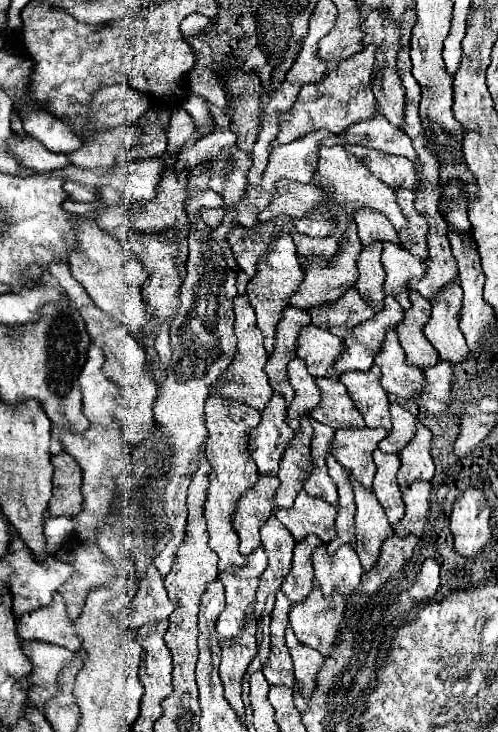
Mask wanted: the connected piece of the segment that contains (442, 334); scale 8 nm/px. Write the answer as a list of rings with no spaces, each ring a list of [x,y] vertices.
[[[455,280],[447,292],[440,292],[431,300],[431,320],[423,328],[427,340],[439,352],[439,358],[449,364],[467,360],[467,345],[459,328],[462,298],[463,291]]]

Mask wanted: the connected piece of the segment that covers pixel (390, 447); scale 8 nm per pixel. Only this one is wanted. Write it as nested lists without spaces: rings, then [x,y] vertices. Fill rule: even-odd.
[[[391,402],[391,422],[393,430],[389,432],[387,438],[379,442],[379,450],[387,454],[399,454],[415,438],[417,418],[411,412],[407,412],[401,404]]]

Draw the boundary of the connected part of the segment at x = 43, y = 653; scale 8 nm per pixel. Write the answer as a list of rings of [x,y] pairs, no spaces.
[[[25,640],[23,650],[31,656],[31,702],[37,706],[47,704],[59,694],[59,674],[75,658],[75,652],[37,640]]]

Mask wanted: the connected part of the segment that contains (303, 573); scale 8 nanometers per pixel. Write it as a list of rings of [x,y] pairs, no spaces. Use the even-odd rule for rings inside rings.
[[[307,536],[303,542],[295,544],[293,568],[285,576],[281,586],[281,590],[293,604],[303,602],[313,588],[313,550],[321,544],[323,542],[317,536]]]

